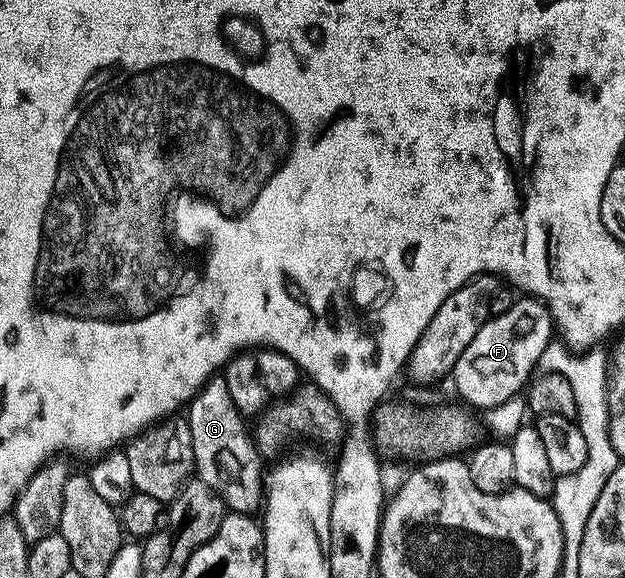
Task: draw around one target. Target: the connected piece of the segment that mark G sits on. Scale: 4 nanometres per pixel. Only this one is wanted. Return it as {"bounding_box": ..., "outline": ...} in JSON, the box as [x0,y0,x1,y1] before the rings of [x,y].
{"bounding_box":[188,376,264,514],"outline":[[[211,376],[201,390],[188,403],[188,421],[192,432],[192,452],[195,471],[201,472],[205,466],[218,466],[212,477],[212,484],[225,499],[231,511],[250,514],[259,509],[264,498],[264,459],[254,445],[247,419],[236,408],[228,392],[225,377]]]}

